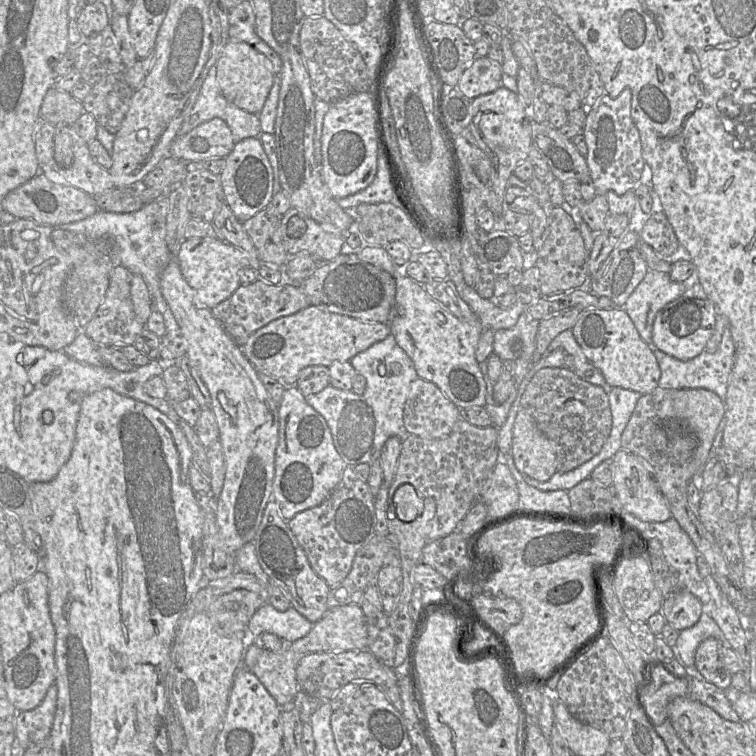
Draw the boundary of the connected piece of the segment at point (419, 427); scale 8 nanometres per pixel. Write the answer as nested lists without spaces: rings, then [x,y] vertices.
[[[419,377],[411,383],[403,412],[409,435],[440,439],[450,434],[459,419],[459,407],[435,384]]]

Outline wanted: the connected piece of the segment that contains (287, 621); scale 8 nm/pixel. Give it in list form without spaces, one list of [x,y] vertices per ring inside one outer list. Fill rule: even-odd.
[[[266,603],[253,614],[246,631],[251,637],[271,633],[286,643],[292,643],[306,636],[313,625],[292,607],[284,612],[279,612]]]

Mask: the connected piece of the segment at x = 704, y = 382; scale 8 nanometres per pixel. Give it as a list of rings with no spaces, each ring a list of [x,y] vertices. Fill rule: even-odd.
[[[729,327],[724,330],[722,341],[716,352],[709,353],[704,350],[698,356],[686,361],[676,359],[654,345],[650,345],[650,347],[661,370],[660,387],[670,389],[706,389],[714,392],[724,402],[729,379],[735,364],[735,346]]]

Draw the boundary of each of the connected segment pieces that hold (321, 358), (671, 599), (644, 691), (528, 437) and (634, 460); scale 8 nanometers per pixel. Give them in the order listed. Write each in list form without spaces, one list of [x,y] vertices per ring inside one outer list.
[[[310,305],[262,327],[248,338],[241,349],[258,372],[269,375],[286,387],[292,387],[302,369],[309,366],[328,368],[335,362],[349,362],[355,355],[389,335],[389,323],[364,322]]]
[[[687,590],[677,591],[663,600],[661,613],[667,624],[682,631],[697,623],[703,613],[704,605]]]
[[[649,667],[648,681],[639,685],[638,700],[654,727],[668,719],[669,702],[688,695],[690,678],[680,678],[663,667]]]
[[[520,408],[513,426],[511,454],[517,469],[537,481],[547,481],[557,472],[556,444],[538,427],[533,416]]]
[[[621,449],[613,457],[613,462],[613,486],[616,488],[619,499],[626,512],[632,514],[641,521],[649,523],[665,522],[672,518],[672,514],[665,497],[661,493],[651,470],[641,458],[629,451]]]

